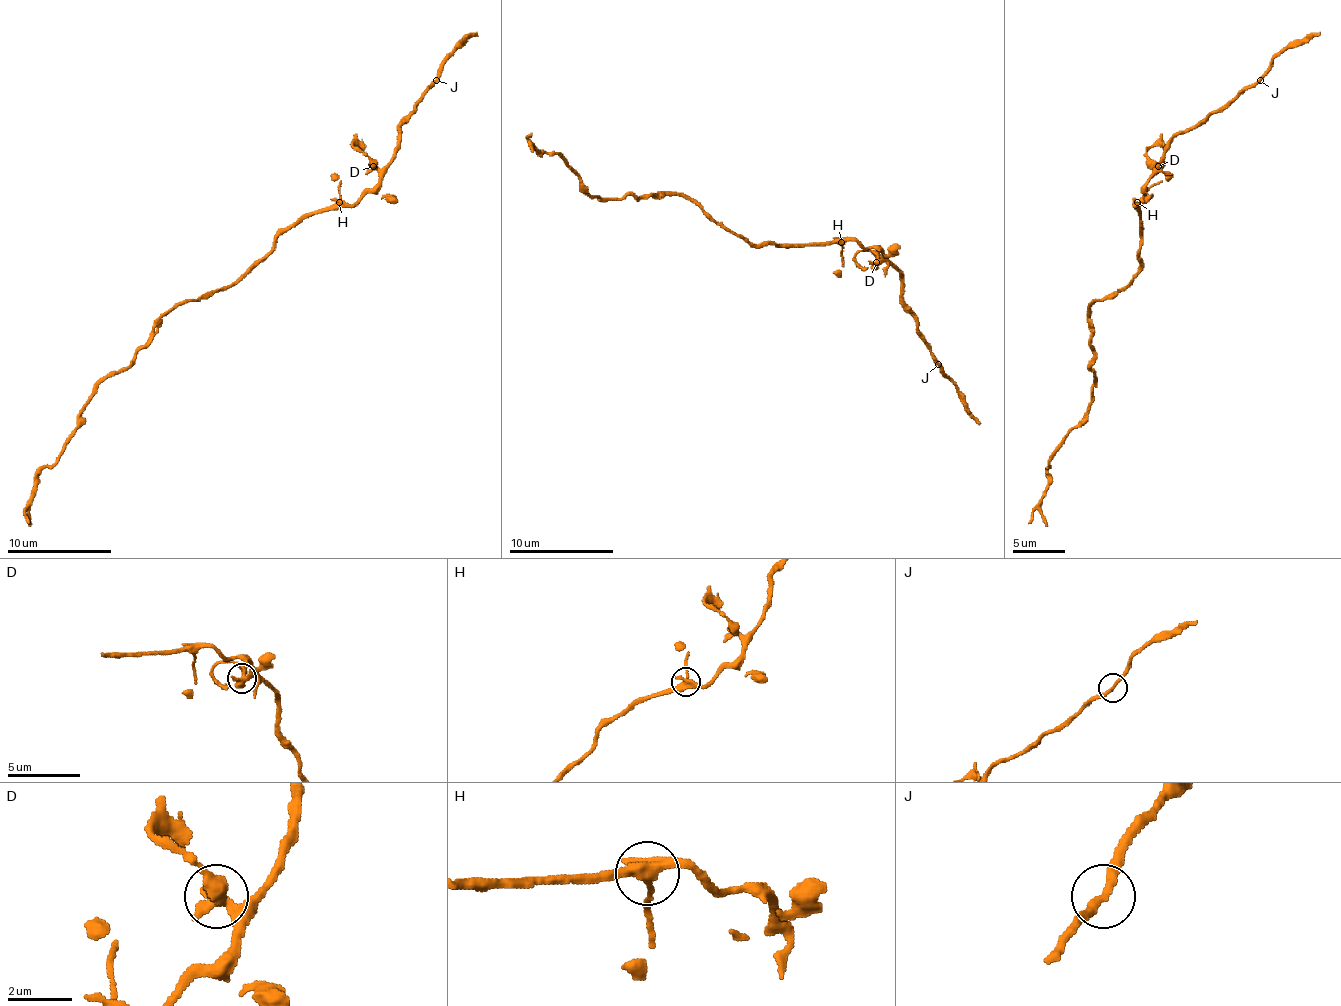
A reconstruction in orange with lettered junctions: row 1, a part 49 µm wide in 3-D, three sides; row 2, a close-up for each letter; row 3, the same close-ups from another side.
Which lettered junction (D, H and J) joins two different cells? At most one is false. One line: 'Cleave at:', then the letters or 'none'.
Cleave at: D

